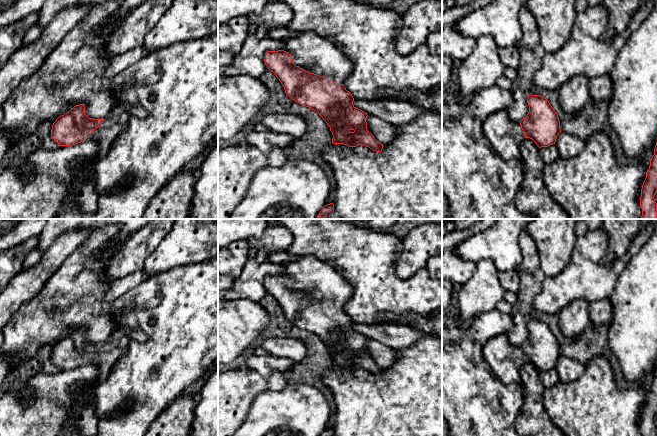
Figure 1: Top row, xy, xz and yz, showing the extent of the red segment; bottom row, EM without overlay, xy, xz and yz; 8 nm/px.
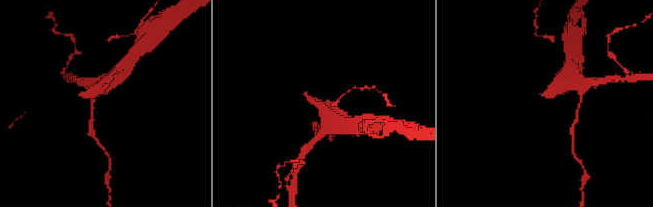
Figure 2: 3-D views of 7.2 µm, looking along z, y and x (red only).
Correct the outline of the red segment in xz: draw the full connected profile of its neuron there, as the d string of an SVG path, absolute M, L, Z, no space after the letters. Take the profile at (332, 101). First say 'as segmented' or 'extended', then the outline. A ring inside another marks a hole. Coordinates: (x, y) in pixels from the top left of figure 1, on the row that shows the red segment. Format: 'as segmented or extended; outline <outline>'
extended; outline M313 31L298 32L295 38L283 41L284 49L268 51L264 62L279 79L285 93L295 102L319 113L330 127L332 143L349 147L364 145L373 151L381 152L383 144L367 130L367 113L353 105L354 98L343 85L352 71L350 60L328 39Z

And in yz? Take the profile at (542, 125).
extended; outline M529 94L527 103L529 112L520 123L511 121L507 110L492 114L483 122L485 138L505 160L521 160L520 143L525 138L532 139L539 148L548 147L555 144L561 132L558 114L546 98Z

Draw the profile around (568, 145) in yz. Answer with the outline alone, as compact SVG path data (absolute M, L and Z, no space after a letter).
M560 132L555 145L561 158L569 158L578 155L583 150L585 142L577 136Z

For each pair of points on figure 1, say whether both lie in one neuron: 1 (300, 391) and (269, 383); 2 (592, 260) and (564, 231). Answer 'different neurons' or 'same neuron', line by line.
1: different neurons
2: different neurons

